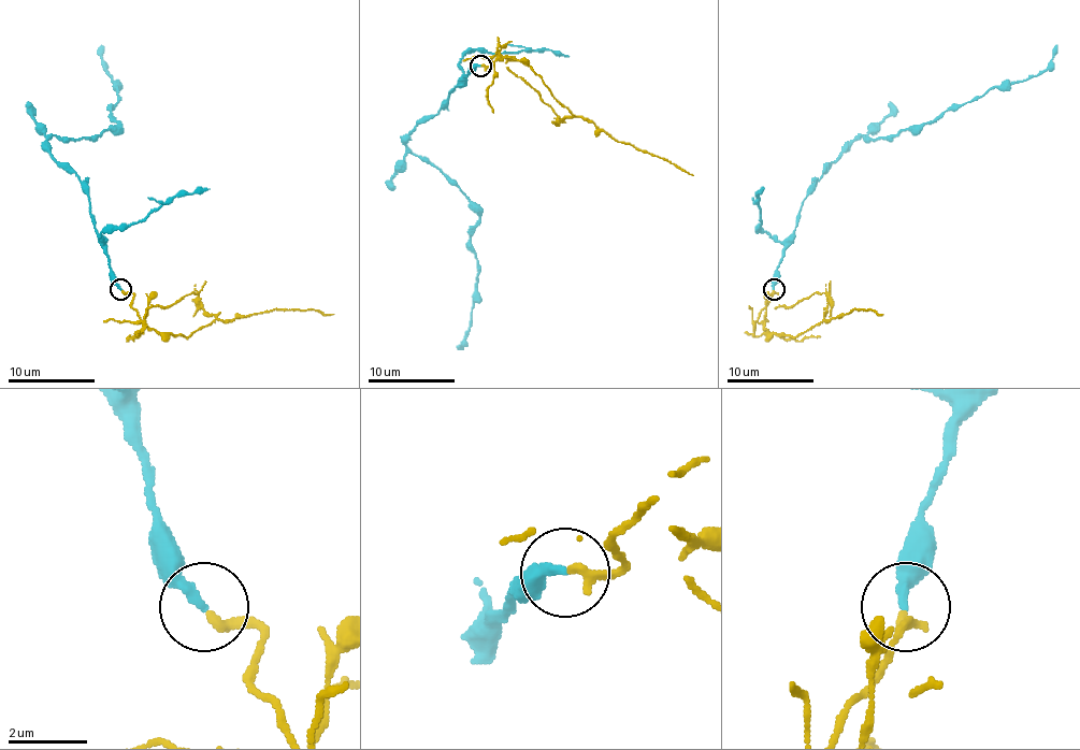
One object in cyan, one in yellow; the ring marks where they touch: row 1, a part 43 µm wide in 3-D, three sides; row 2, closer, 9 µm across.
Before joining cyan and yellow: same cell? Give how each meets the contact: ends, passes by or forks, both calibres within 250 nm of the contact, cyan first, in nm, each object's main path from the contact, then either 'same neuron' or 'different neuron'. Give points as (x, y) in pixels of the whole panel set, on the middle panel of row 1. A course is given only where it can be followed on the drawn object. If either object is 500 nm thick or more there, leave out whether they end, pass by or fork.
cyan ends | yellow ends | 260/240 nm | cyan via (479, 66), (413, 130), (406, 145), (438, 167), (479, 217), (471, 241), (477, 282), (460, 348) | yellow via (481, 66), (492, 63), (499, 51), (522, 61), (575, 115), (693, 175) | different neuron

